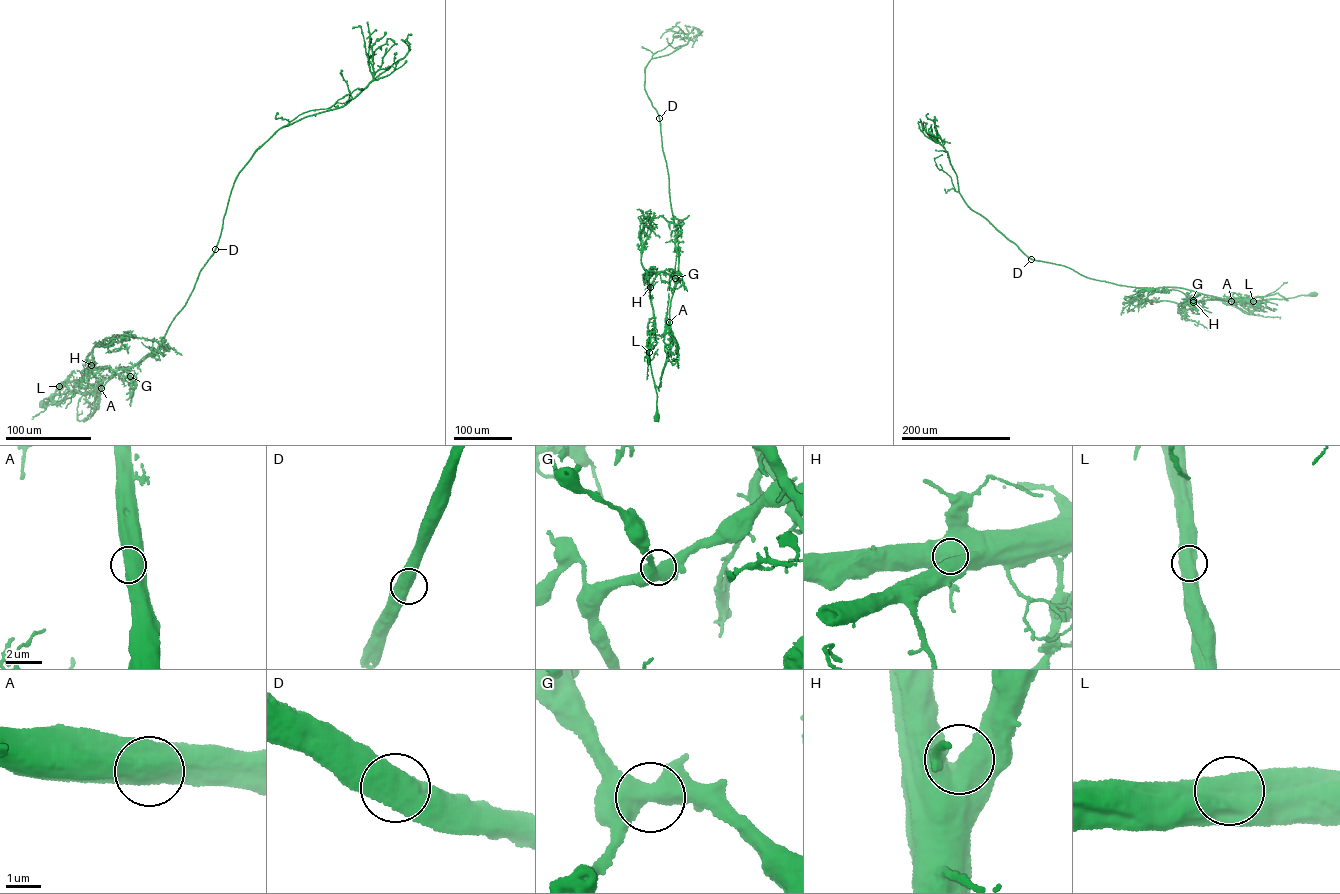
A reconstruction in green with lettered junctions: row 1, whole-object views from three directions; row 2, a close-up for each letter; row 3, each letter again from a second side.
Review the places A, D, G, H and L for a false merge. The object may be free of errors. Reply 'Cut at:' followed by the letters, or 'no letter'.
Cut at: no letter

